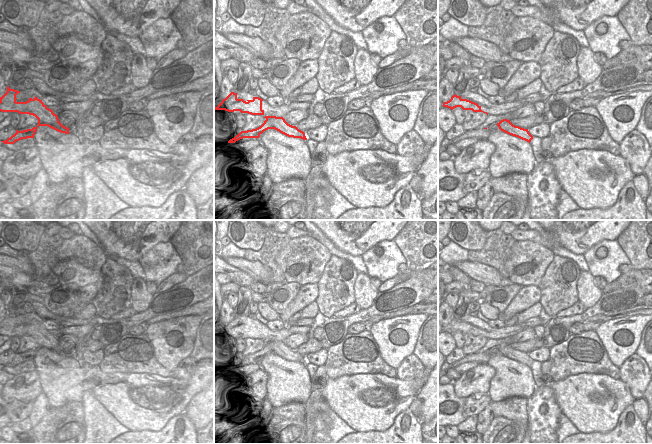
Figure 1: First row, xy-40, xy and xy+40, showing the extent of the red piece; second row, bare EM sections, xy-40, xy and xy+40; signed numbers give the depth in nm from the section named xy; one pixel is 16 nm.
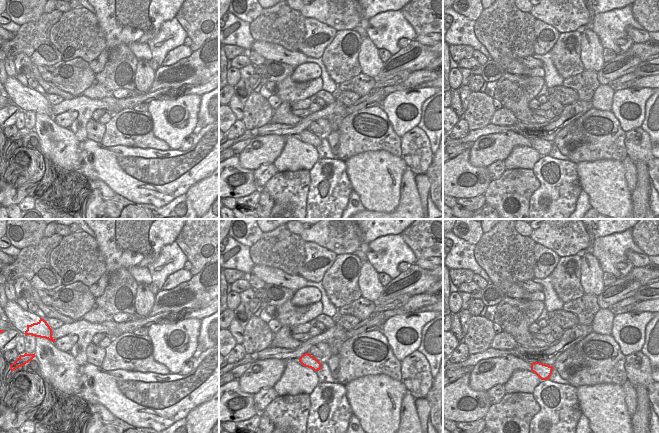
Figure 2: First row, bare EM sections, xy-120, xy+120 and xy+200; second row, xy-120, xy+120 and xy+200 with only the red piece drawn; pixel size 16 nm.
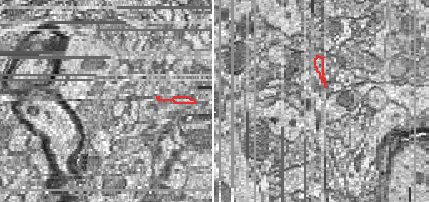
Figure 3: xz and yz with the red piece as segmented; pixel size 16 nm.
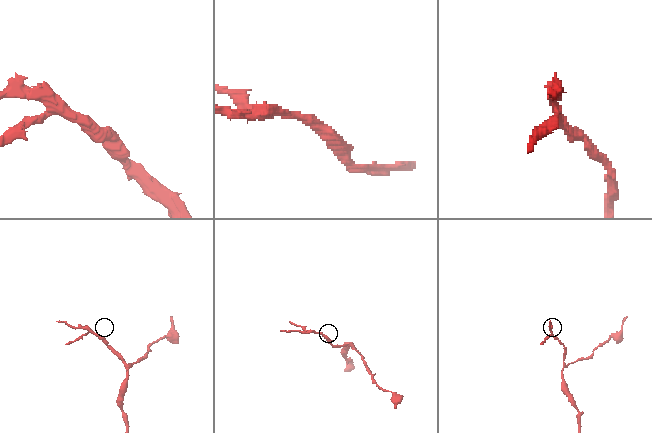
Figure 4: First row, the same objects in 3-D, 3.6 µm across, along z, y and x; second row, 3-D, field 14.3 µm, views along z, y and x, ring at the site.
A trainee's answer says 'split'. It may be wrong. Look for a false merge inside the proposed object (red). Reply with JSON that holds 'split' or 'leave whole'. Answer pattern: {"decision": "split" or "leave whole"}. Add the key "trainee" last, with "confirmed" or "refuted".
{"decision": "split", "trainee": "confirmed"}

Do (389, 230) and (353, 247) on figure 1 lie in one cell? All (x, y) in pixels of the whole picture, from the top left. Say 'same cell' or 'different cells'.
same cell

